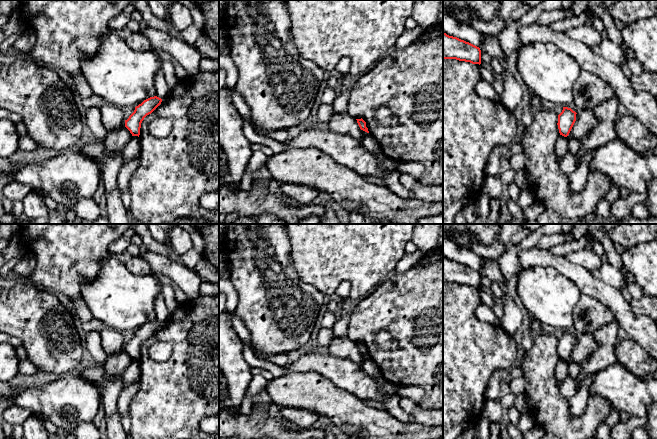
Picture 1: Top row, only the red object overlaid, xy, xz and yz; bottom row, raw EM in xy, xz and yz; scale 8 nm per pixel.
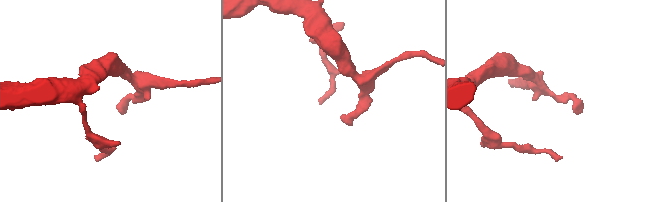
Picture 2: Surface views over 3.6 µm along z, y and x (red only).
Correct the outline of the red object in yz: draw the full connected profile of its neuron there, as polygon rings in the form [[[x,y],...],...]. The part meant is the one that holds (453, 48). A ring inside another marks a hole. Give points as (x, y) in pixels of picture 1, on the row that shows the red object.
[[[443,32],[443,59],[456,59],[480,65],[481,50],[469,42]]]

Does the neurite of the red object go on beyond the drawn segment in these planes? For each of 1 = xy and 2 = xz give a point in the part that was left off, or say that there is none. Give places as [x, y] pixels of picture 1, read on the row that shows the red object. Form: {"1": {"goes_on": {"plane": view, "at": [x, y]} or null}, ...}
{"1": {"goes_on": null}, "2": {"goes_on": null}}

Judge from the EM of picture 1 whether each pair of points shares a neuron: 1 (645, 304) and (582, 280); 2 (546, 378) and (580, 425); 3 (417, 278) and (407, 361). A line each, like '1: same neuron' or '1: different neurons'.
1: different neurons
2: same neuron
3: same neuron

